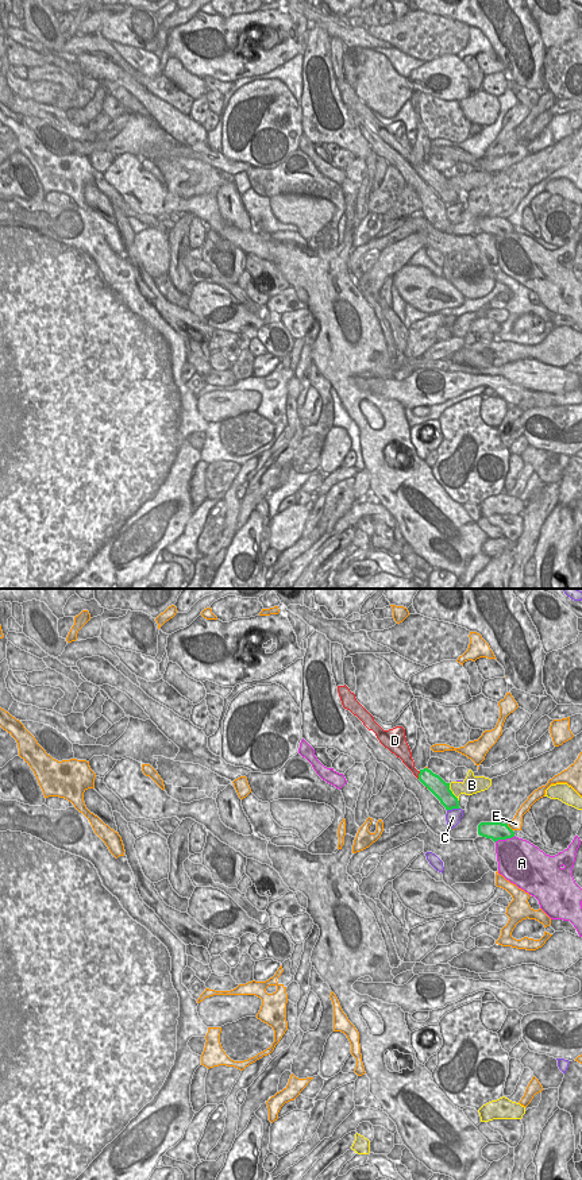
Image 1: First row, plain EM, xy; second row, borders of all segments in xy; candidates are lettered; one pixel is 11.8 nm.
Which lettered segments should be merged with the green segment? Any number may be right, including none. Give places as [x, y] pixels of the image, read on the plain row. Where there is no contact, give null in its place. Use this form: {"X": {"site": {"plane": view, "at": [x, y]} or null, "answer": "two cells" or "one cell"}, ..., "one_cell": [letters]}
{"A": {"site": {"plane": "xy", "at": [504, 234]}, "answer": "two cells"}, "B": {"site": {"plane": "xy", "at": [451, 188]}, "answer": "two cells"}, "C": {"site": {"plane": "xy", "at": [453, 203]}, "answer": "two cells"}, "D": {"site": {"plane": "xy", "at": [419, 170]}, "answer": "one cell"}, "E": {"site": {"plane": "xy", "at": [509, 223]}, "answer": "two cells"}, "one_cell": ["D"]}

